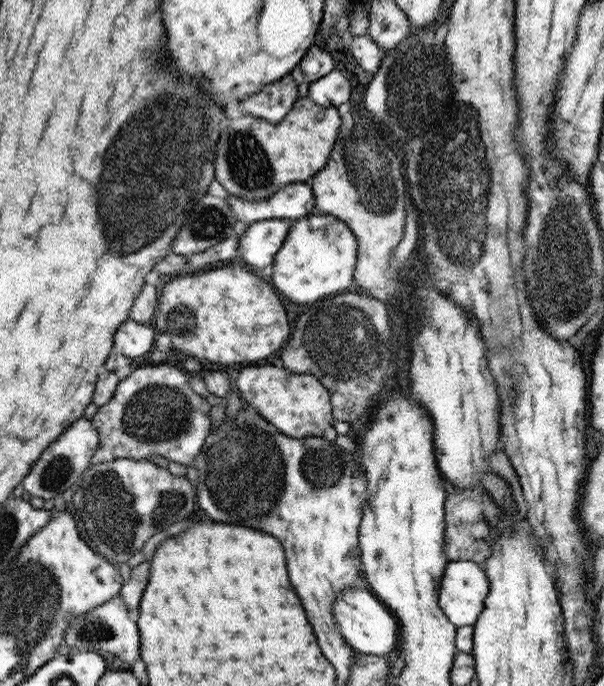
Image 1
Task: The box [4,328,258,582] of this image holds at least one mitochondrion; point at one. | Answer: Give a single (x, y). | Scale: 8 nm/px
(108, 517)

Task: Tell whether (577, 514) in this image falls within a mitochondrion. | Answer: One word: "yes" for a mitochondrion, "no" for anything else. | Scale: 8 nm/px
no

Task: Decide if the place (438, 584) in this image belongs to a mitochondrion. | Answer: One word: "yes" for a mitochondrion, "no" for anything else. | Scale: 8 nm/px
no

